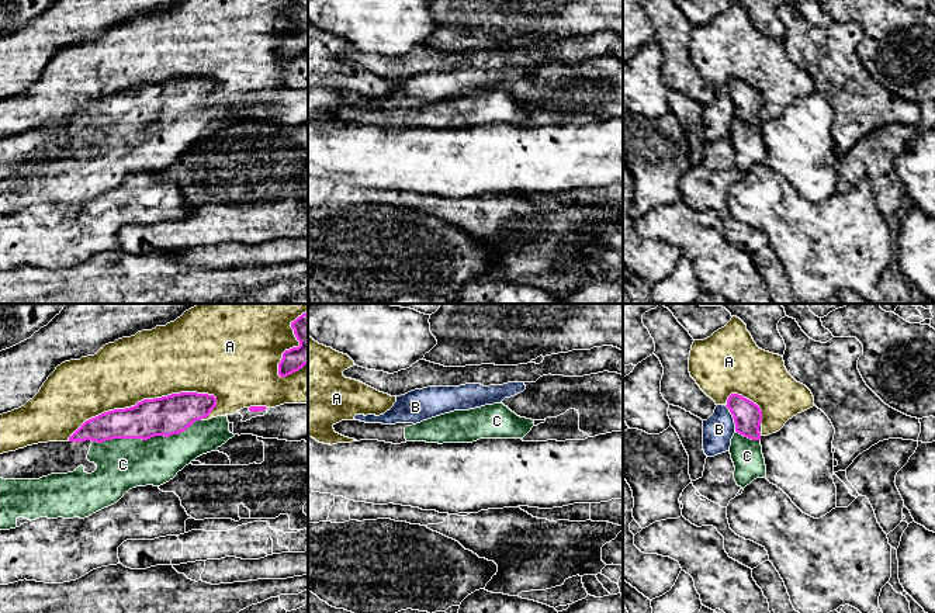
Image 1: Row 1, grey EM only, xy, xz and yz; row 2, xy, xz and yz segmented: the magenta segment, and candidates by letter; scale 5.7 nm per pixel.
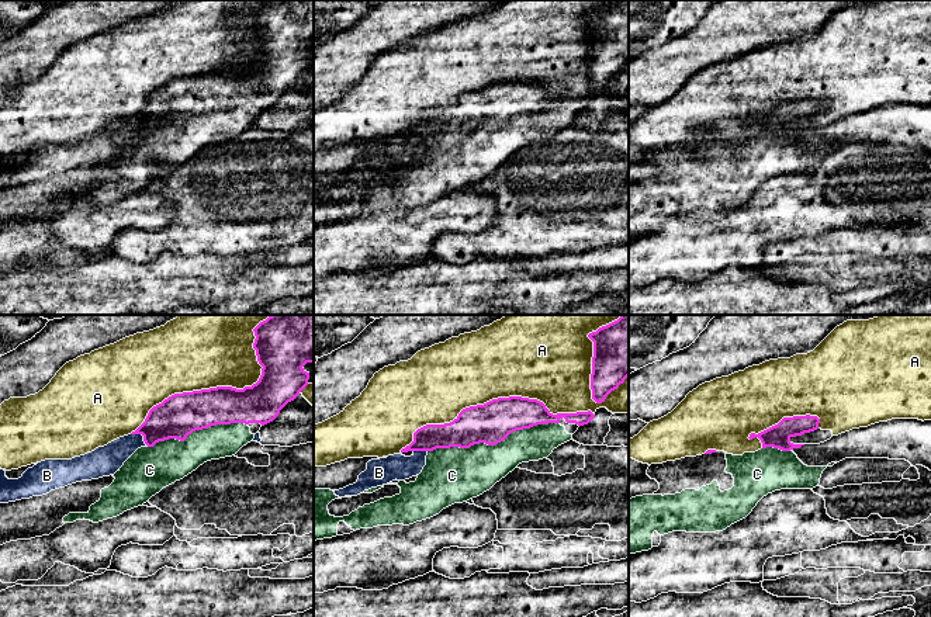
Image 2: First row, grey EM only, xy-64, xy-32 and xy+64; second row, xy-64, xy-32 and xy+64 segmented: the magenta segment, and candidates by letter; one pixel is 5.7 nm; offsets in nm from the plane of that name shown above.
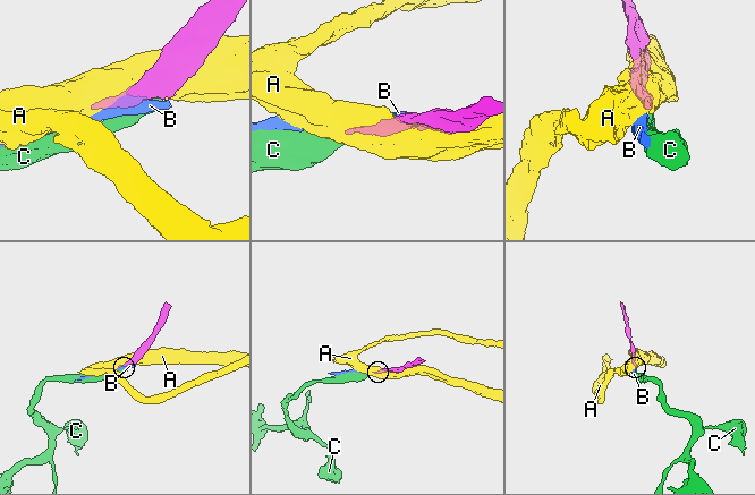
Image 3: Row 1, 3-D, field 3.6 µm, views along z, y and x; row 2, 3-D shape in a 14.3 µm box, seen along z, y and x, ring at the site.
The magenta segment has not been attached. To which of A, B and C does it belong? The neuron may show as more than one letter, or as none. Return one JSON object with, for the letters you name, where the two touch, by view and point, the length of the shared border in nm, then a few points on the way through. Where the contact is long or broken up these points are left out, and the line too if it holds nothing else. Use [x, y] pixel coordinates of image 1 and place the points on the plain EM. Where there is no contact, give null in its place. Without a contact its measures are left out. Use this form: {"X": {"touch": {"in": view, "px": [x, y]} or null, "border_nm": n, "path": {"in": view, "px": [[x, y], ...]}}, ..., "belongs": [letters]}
{"C": {"touch": {"in": "xy", "px": [146, 124]}, "border_nm": 650}, "belongs": ["C"]}

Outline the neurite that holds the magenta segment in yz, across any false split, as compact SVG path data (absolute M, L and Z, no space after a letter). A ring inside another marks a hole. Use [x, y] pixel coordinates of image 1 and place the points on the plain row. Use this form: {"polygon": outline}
{"polygon": "M731 79L726 90L735 108L730 139L734 148L734 164L742 174L756 163L766 163L766 150L762 139L759 111L762 96L752 86Z"}

